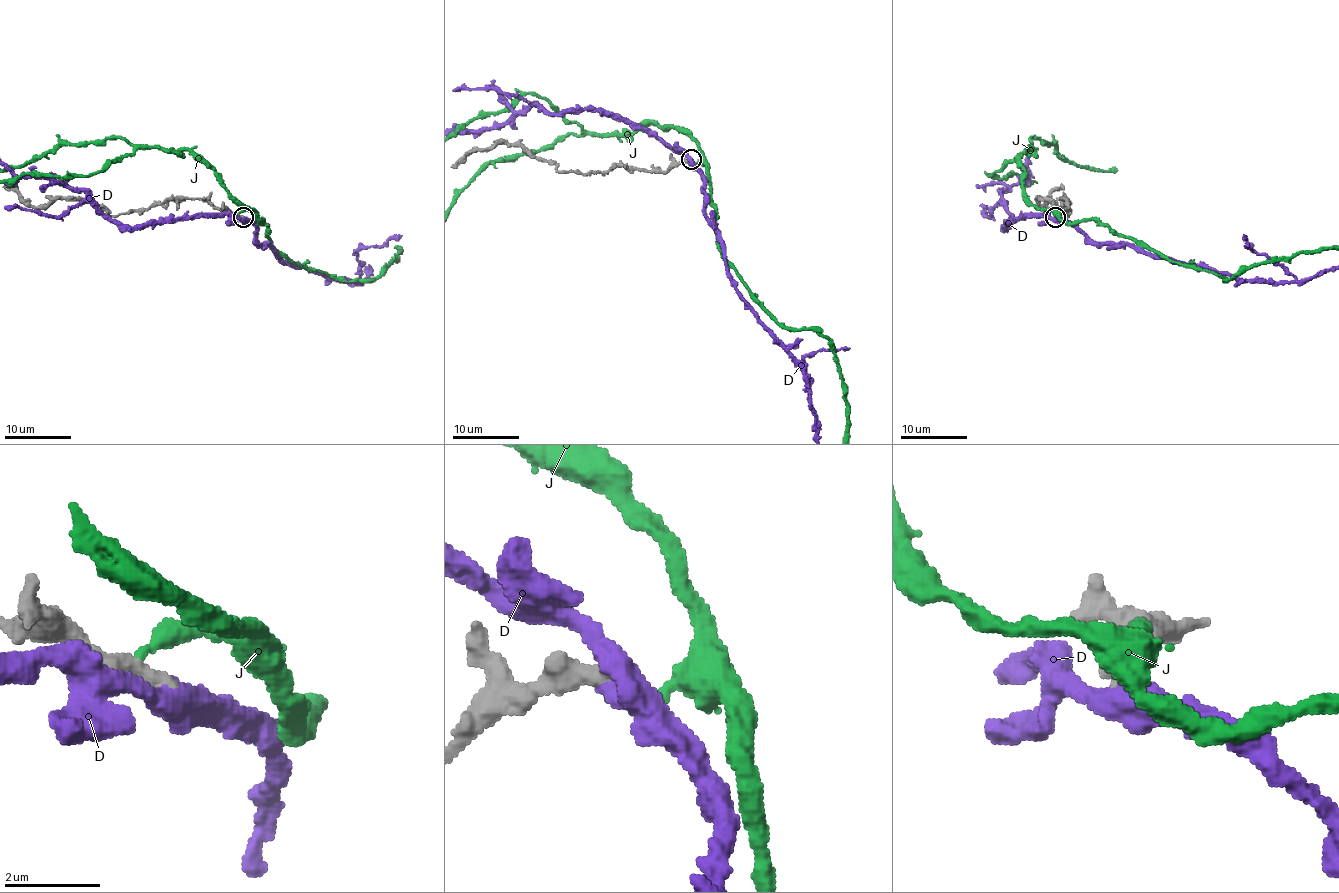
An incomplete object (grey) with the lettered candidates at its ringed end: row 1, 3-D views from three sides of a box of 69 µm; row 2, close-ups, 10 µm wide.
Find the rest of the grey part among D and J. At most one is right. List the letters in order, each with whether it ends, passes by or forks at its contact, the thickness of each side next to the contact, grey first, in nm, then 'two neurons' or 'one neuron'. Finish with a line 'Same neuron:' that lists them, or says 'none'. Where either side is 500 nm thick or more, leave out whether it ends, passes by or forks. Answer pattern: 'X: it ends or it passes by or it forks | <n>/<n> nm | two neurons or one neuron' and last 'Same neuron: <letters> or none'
D: 440/550 nm | two neurons
J: 600/280 nm | two neurons
Same neuron: none

